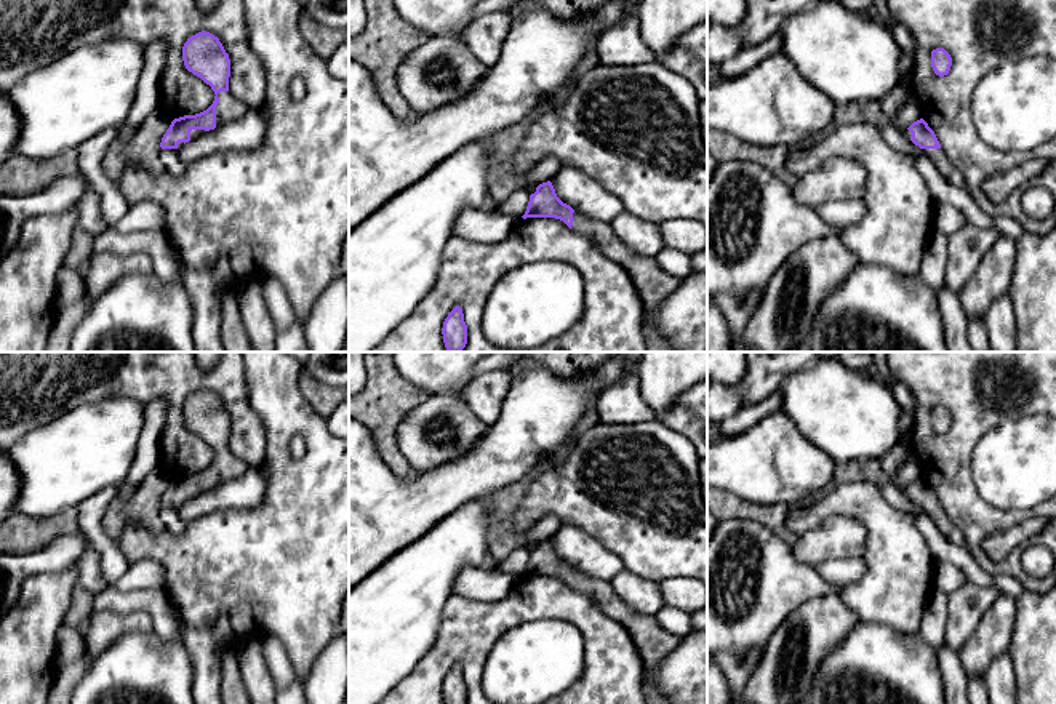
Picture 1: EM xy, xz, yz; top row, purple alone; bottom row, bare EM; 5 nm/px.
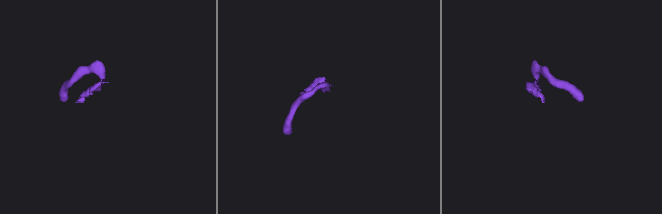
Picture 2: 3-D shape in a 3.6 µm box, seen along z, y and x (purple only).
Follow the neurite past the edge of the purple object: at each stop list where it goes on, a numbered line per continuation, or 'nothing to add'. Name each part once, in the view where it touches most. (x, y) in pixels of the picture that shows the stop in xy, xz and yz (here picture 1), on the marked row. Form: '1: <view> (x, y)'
1: xy (228, 109)

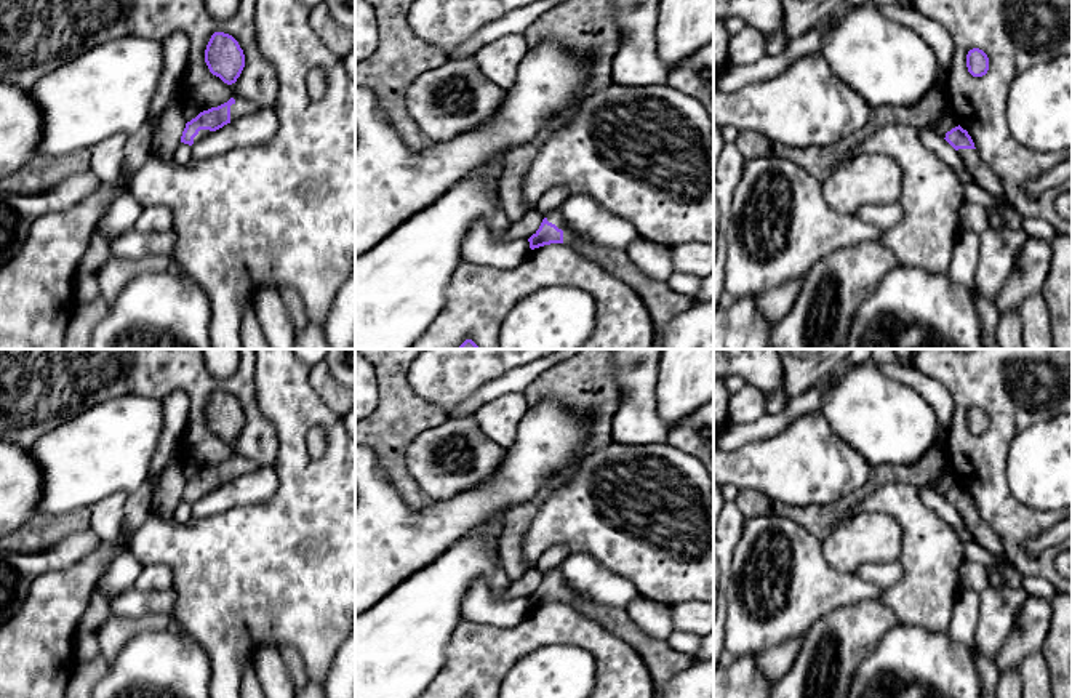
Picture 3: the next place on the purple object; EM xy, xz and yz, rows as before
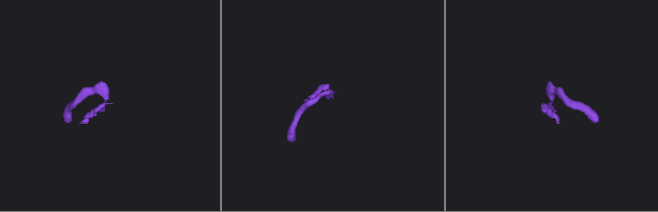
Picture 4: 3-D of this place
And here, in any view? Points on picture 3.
1: xz (663, 304)

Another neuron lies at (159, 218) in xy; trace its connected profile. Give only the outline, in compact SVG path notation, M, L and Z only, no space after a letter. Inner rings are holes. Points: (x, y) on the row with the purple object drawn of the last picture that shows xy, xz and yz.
M155 205L142 208L142 213L136 219L133 229L147 234L147 232L165 232L173 227L173 213L168 207Z

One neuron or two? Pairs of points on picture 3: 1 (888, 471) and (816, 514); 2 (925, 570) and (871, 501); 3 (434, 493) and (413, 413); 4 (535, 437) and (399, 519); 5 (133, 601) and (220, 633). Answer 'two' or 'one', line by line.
1: one
2: one
3: two
4: one
5: two

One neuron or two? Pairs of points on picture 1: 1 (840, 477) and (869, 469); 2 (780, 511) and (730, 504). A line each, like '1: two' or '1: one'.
1: one
2: one

